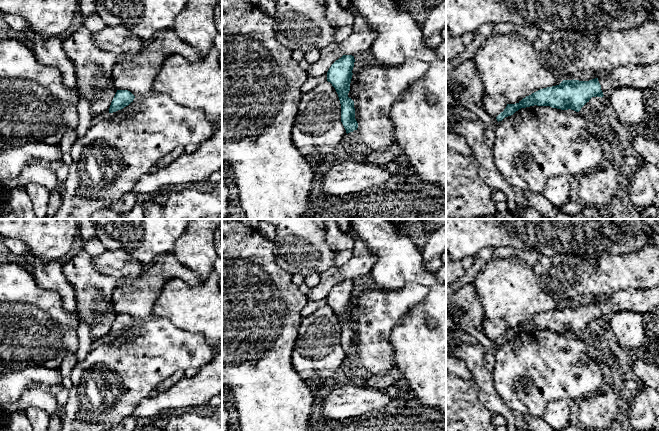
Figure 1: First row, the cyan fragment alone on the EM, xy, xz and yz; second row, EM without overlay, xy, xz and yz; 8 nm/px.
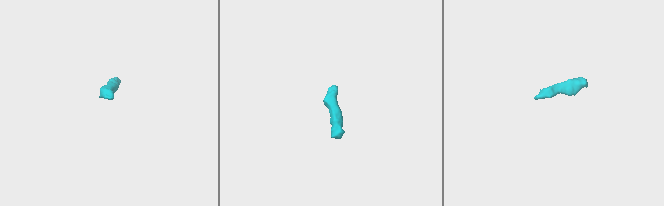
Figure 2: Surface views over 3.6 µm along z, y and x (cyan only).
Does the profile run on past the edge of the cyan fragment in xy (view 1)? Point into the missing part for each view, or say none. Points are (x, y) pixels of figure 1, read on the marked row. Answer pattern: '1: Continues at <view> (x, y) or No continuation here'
1: No continuation here

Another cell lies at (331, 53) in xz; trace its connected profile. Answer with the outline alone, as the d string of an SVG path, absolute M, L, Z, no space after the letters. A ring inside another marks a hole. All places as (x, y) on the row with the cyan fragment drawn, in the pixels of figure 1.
M357 15L353 32L342 43L334 41L323 48L319 59L311 64L311 68L307 72L308 77L319 77L327 74L331 65L343 55L355 56L369 52L373 39L374 31L363 17Z

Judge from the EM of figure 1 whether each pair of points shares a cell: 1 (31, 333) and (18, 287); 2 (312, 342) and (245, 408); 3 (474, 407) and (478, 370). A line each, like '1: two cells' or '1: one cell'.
1: one cell
2: two cells
3: two cells

